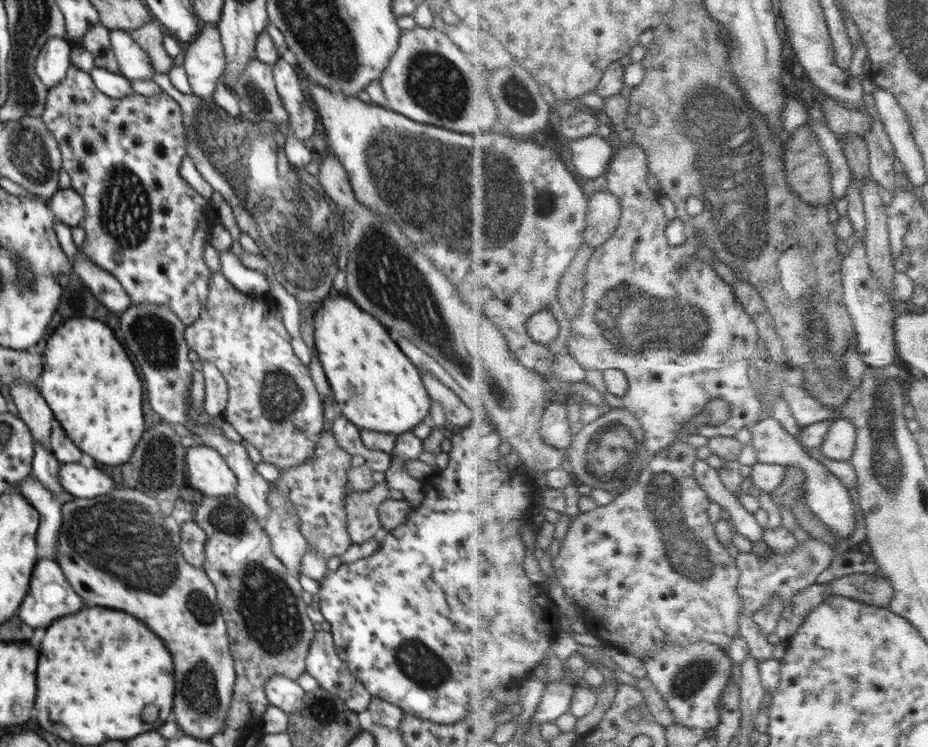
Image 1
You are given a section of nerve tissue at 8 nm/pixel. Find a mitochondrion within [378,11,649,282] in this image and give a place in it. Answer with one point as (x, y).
(432, 81)

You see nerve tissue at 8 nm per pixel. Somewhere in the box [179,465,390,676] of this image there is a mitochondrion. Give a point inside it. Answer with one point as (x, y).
(266, 606)

